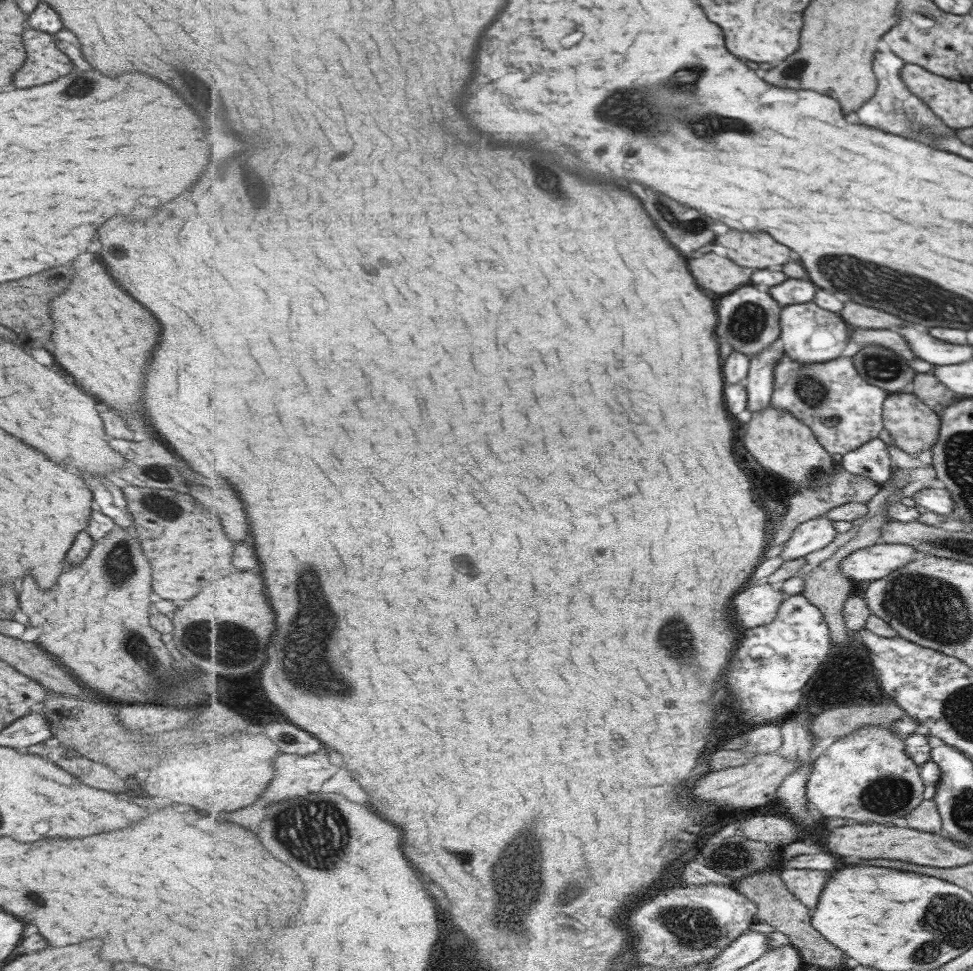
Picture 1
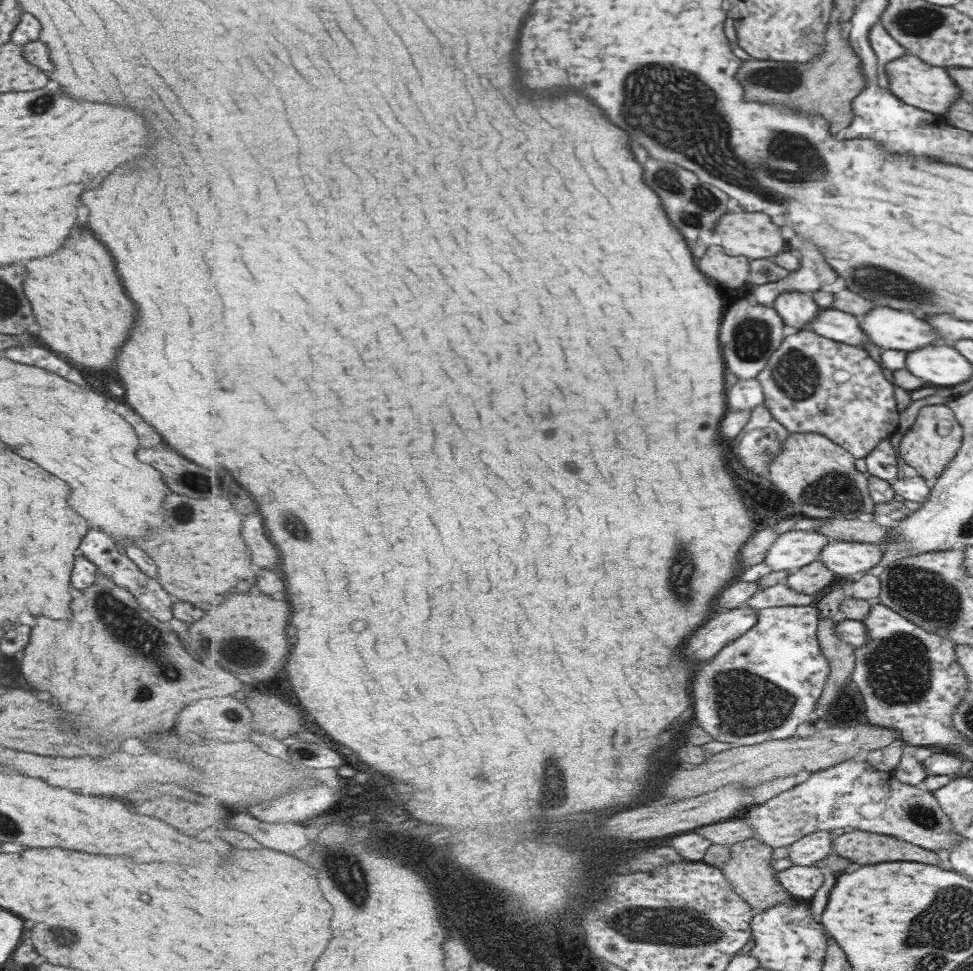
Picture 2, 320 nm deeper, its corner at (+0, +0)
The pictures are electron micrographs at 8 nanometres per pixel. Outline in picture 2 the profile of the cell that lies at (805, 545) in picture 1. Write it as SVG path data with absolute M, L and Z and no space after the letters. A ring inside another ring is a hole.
M817 530L786 531L771 545L765 561L774 571L803 568L820 558L828 542Z

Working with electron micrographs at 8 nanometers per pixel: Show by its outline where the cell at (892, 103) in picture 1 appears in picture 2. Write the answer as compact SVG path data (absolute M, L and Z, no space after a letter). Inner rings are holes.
M880 21L873 25L870 38L877 59L877 82L881 87L888 90L888 80L884 73L884 66L890 60L895 60L898 56L905 54L905 49L887 34Z

